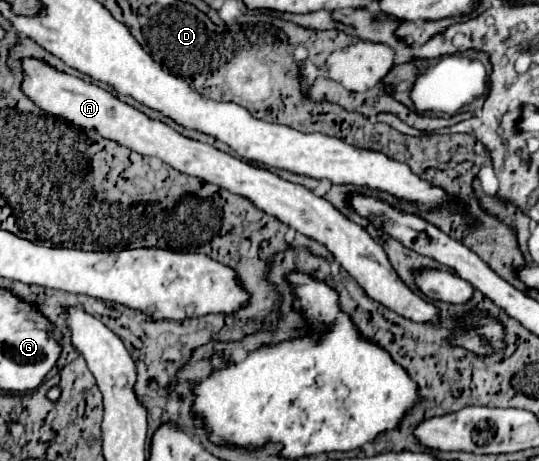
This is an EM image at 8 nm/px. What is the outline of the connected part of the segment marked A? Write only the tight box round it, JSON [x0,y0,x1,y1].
[20,57,438,321]

